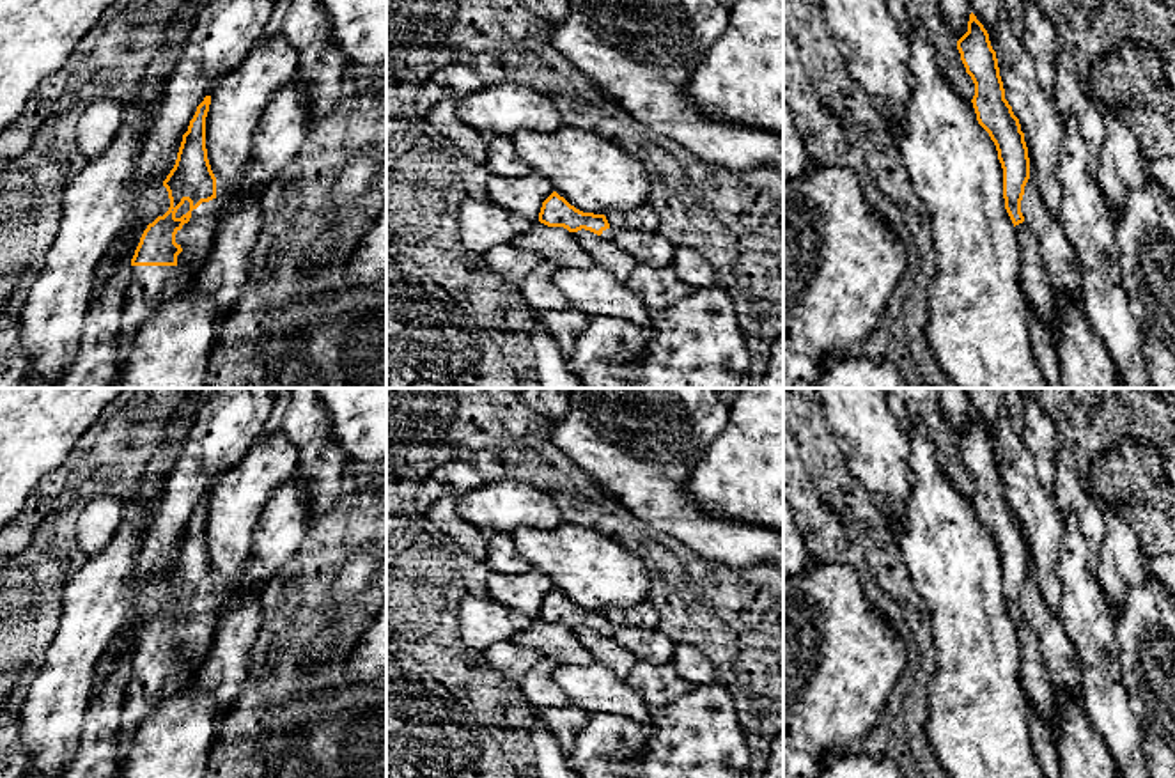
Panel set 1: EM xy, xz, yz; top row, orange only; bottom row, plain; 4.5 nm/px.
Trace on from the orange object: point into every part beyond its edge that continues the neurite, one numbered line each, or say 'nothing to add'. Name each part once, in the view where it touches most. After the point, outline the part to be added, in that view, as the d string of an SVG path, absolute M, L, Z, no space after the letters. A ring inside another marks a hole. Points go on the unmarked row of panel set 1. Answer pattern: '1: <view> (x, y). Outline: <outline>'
1: xy (147, 683). Outline: M218 597L202 599L191 608L191 615L175 631L175 640L190 656L188 663L129 663L128 684L121 705L119 760L131 750L131 737L138 723L168 693L191 684L207 659L214 638Z

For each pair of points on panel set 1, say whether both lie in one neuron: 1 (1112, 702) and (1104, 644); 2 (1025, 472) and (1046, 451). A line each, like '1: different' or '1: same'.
1: same
2: different

